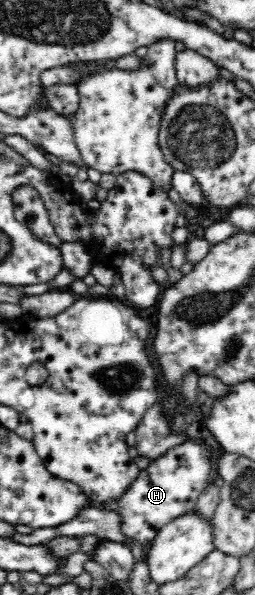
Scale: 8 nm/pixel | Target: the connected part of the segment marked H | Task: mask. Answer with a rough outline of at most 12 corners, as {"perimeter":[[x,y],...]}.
{"perimeter":[[185,441],[117,502],[123,535],[147,548],[193,512],[209,482],[209,446]]}

